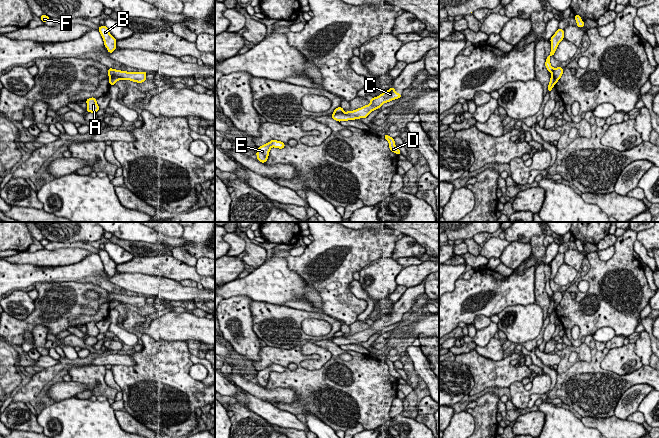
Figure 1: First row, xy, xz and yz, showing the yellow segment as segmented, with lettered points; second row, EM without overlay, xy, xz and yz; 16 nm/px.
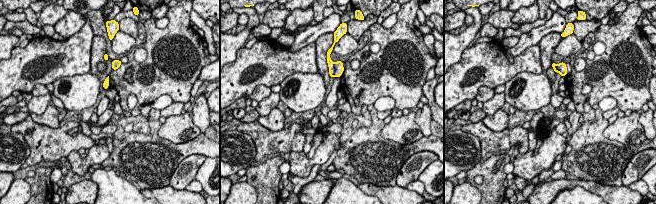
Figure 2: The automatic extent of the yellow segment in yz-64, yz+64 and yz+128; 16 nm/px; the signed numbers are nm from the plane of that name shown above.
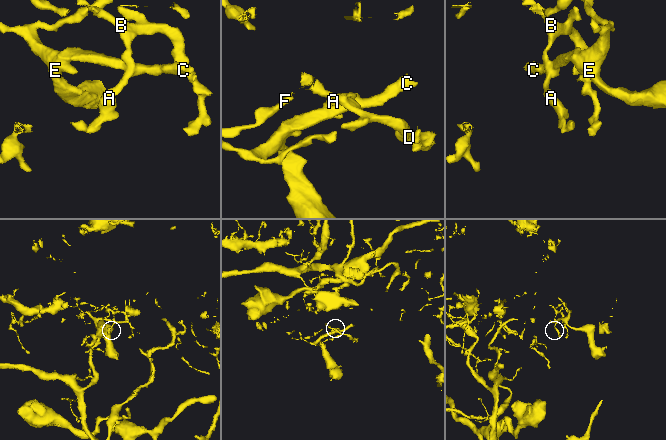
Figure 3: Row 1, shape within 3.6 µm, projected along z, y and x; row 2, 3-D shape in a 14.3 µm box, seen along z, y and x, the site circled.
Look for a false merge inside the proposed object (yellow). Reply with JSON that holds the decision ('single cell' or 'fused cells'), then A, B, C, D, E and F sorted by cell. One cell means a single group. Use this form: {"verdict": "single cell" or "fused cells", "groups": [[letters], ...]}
{"verdict": "fused cells", "groups": [["A", "B", "D", "F"], ["C", "E"]]}

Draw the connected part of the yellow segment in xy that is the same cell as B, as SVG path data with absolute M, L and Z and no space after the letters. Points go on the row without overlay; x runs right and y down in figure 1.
M100 250L98 255L100 256L104 269L107 272L109 277L114 276L116 273L116 263L110 258L108 252L106 250Z

